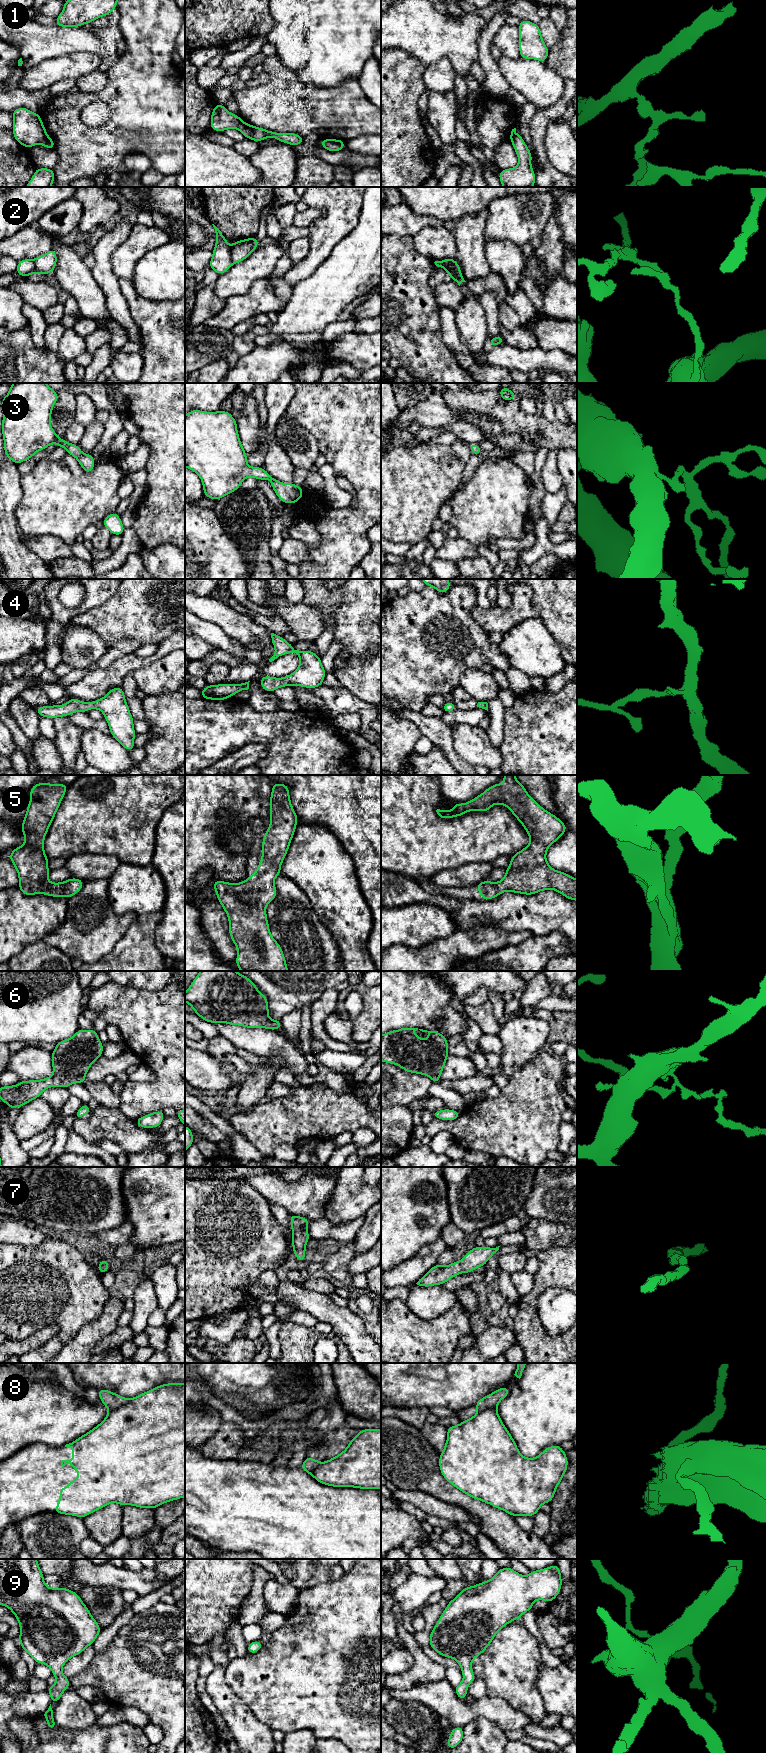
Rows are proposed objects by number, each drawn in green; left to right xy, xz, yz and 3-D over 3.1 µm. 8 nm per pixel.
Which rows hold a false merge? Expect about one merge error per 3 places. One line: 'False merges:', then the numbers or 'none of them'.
False merges: 1, 2, 6, 8

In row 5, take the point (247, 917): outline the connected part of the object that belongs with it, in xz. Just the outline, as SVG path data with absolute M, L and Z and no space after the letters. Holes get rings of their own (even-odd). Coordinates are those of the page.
M283 783L272 784L270 795L270 825L262 840L262 858L257 871L240 883L214 881L212 887L229 921L229 935L238 950L235 963L241 971L289 971L279 943L272 937L265 906L272 902L277 889L274 879L280 869L294 836L298 816L290 801L289 787Z

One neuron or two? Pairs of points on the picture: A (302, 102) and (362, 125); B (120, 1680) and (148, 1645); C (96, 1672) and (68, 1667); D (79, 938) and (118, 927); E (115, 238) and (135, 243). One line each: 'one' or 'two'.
A: one
B: one
C: two
D: one
E: two

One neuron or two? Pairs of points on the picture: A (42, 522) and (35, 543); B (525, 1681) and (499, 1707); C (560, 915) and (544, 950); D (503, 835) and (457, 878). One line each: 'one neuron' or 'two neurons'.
A: two neurons
B: two neurons
C: two neurons
D: two neurons

